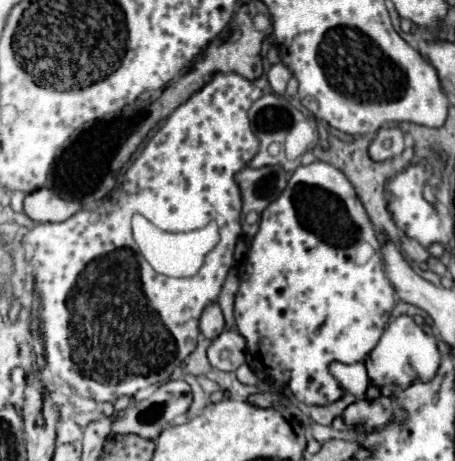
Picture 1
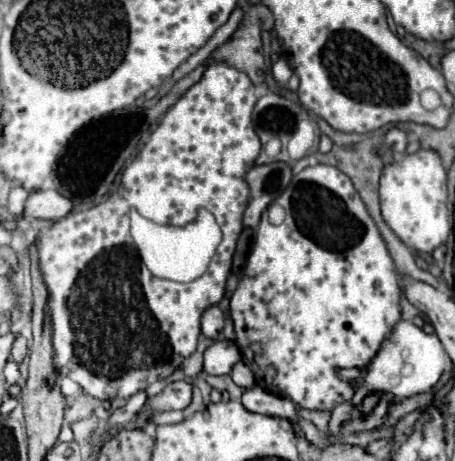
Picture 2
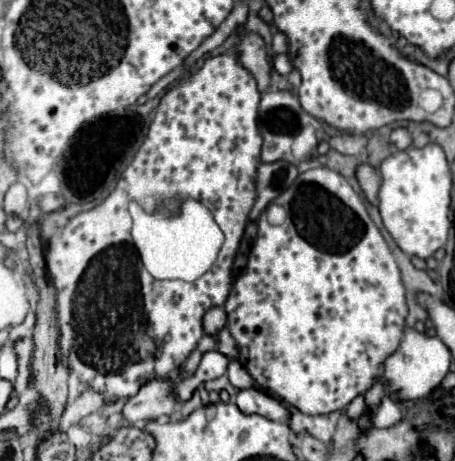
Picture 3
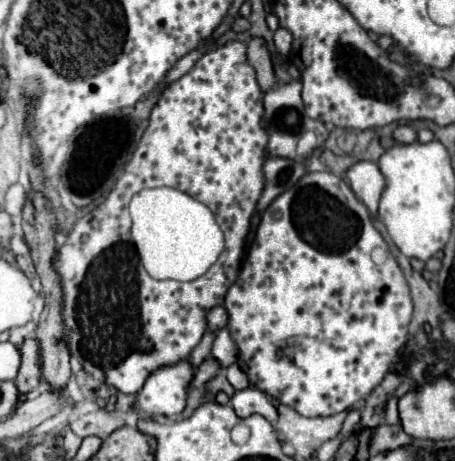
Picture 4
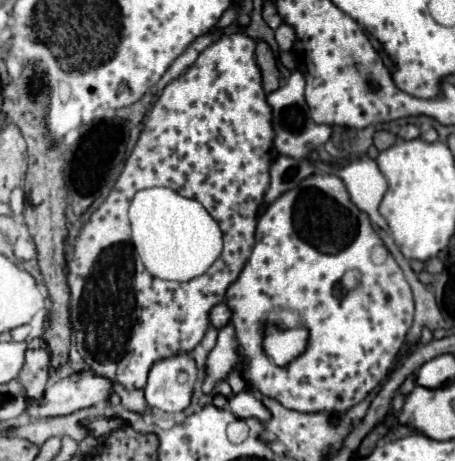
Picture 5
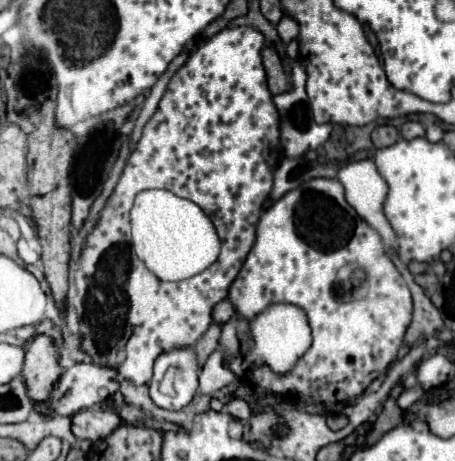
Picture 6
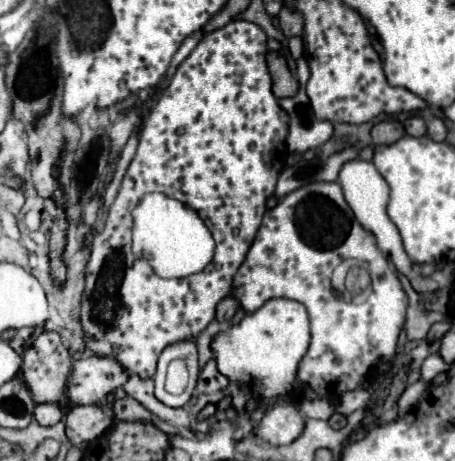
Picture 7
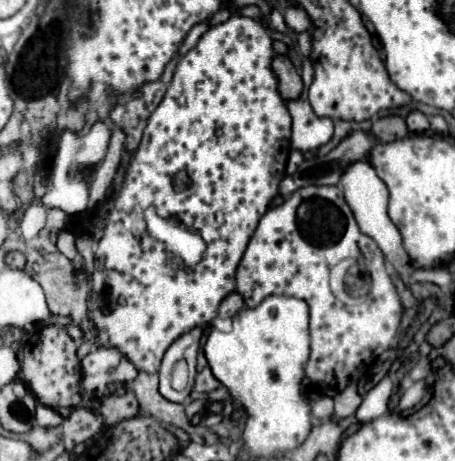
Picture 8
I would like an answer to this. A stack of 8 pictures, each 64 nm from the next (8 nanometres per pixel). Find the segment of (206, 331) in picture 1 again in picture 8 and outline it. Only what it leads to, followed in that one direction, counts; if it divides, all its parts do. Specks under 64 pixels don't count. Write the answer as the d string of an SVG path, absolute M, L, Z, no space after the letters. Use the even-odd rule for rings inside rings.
M232 292L230 296L226 296L218 308L218 316L220 318L234 318L236 312L240 312L244 308L244 300L238 292Z

